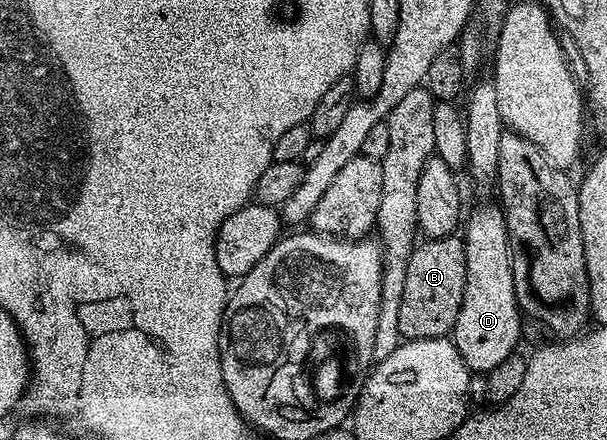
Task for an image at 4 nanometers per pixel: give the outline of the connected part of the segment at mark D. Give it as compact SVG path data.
M496 202L481 203L470 215L468 212L463 223L463 238L467 253L467 285L463 289L463 305L451 338L470 372L487 373L518 350L523 320L523 312L515 297L507 221L500 206Z

